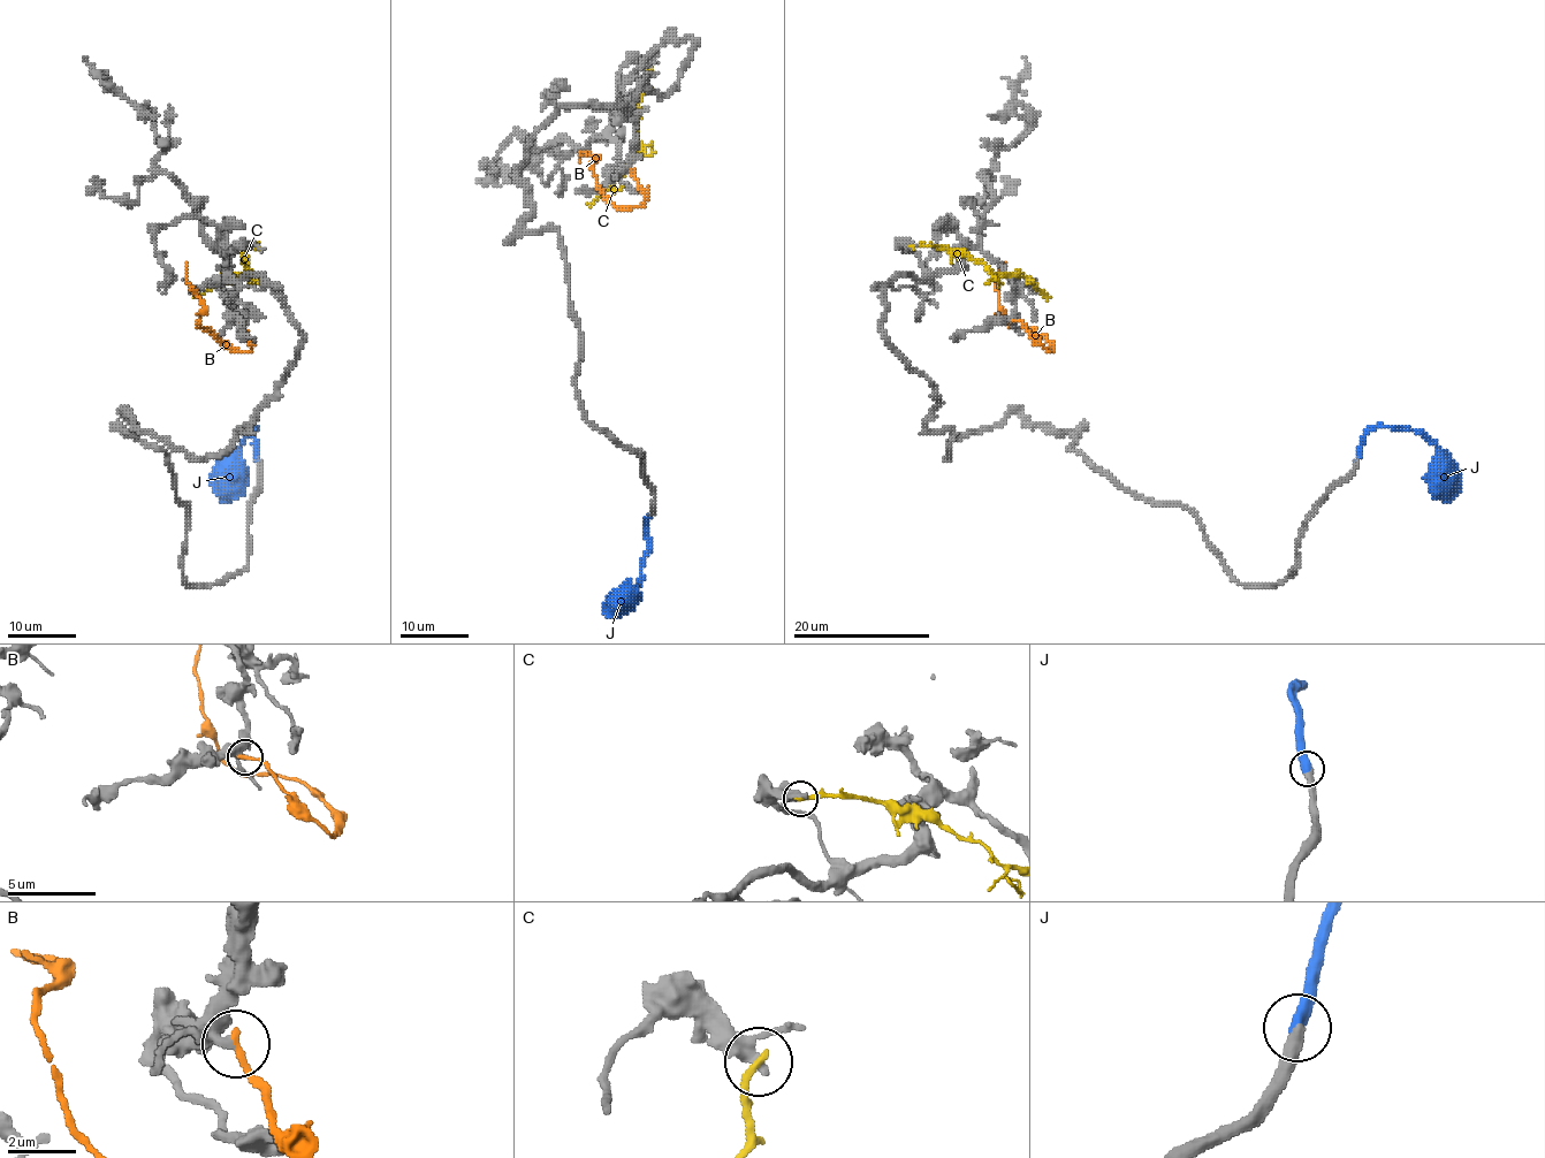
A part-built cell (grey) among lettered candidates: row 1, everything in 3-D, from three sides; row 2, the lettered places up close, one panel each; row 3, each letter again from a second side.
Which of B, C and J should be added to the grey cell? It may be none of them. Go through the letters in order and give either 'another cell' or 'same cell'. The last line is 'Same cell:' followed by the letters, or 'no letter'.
B: another cell
C: another cell
J: same cell
Same cell: J

